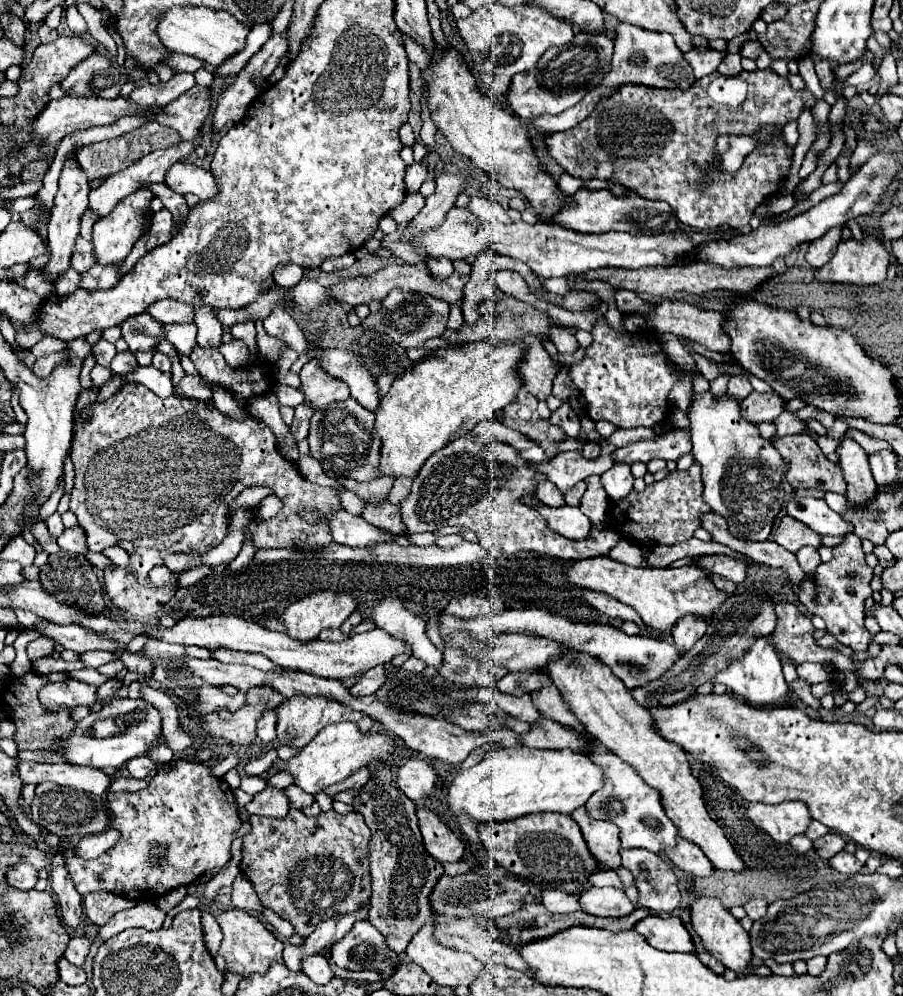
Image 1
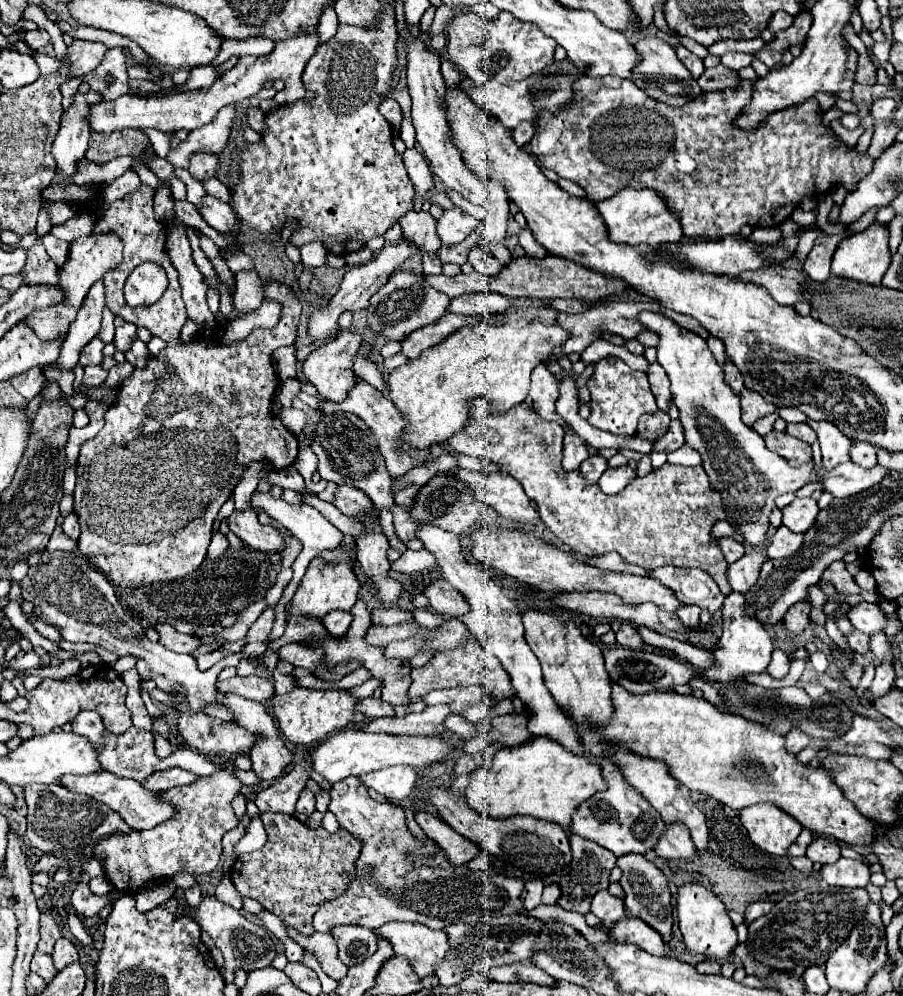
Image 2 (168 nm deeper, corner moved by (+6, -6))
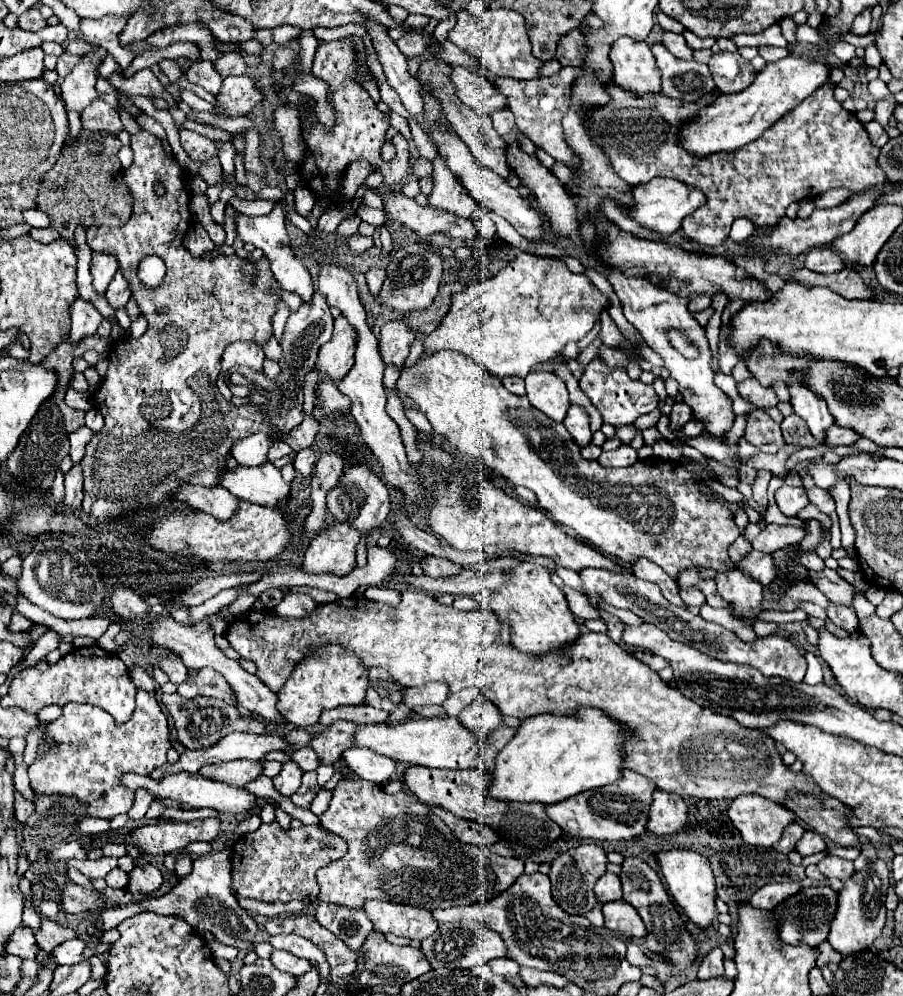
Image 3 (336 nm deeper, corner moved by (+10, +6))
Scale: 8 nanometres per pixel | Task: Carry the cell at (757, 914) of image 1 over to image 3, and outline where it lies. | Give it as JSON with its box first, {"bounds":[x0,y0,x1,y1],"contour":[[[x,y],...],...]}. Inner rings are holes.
{"bounds":[750,881,804,909],"contour":[[[792,881],[790,883],[768,883],[750,897],[750,905],[758,907],[758,909],[774,909],[782,901],[786,901],[786,897],[800,893],[802,889],[804,889],[804,885],[800,881],[796,881],[796,883],[792,883]]]}

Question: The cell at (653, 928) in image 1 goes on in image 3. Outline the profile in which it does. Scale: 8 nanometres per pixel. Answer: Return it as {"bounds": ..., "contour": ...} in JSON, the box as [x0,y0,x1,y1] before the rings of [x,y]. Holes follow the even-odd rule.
{"bounds":[602,899,646,937],"contour":[[[624,899],[620,901],[612,901],[612,903],[604,903],[602,905],[602,913],[606,919],[606,927],[612,929],[614,933],[622,935],[622,937],[644,937],[646,929],[642,919],[638,917],[636,909],[626,903]]]}

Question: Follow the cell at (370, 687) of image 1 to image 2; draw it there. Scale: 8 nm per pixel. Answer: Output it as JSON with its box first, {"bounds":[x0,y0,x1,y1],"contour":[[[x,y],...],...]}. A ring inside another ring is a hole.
{"bounds":[356,697,394,719],"contour":[[[366,697],[366,699],[360,699],[356,703],[358,711],[364,713],[366,717],[370,719],[378,719],[378,717],[394,717],[394,709],[392,705],[384,703],[382,699],[376,699],[376,697]]]}

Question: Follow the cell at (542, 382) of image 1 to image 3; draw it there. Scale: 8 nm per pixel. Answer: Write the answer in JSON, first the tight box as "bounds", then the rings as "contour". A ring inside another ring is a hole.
{"bounds":[526,373,570,421],"contour":[[[528,373],[526,377],[526,397],[530,405],[546,413],[552,421],[564,421],[570,407],[566,383],[554,373]]]}

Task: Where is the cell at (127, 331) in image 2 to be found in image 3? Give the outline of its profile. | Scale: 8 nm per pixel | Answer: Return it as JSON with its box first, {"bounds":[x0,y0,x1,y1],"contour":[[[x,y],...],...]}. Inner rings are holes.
{"bounds":[106,271,130,309],"contour":[[[118,271],[116,275],[114,275],[114,279],[110,281],[110,285],[108,285],[108,289],[106,289],[106,299],[108,299],[108,303],[114,307],[114,309],[120,309],[120,307],[124,307],[126,303],[128,303],[128,299],[130,299],[130,289],[128,289],[128,285],[126,285],[126,279],[122,277],[122,273]]]}

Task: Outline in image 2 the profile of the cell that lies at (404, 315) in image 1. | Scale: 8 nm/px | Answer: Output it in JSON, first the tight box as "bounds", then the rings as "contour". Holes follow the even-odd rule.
{"bounds":[368,271,450,341],"contour":[[[396,271],[388,283],[370,299],[368,307],[368,327],[376,333],[382,335],[386,341],[404,341],[410,333],[416,329],[422,329],[440,317],[446,315],[450,305],[450,299],[426,285],[426,281],[410,271]]]}

